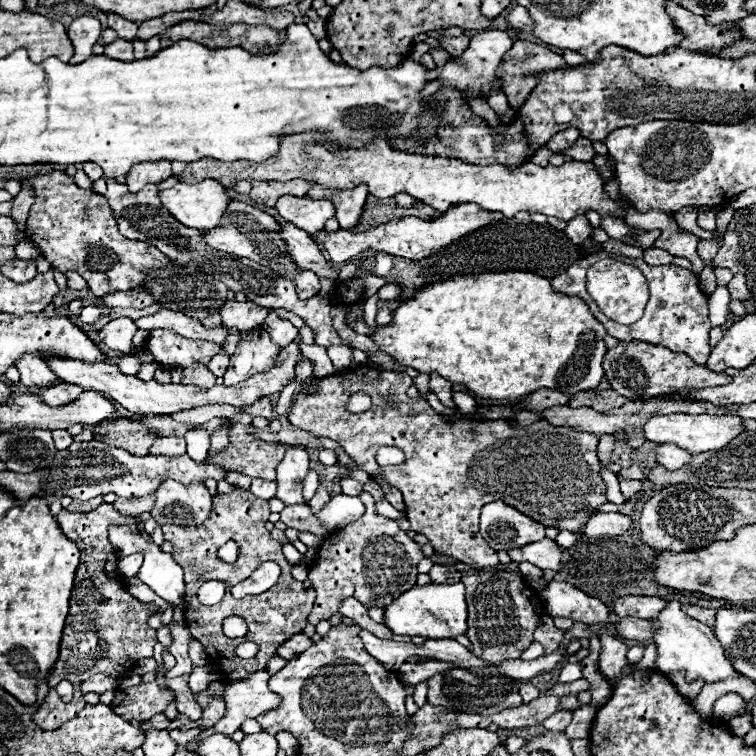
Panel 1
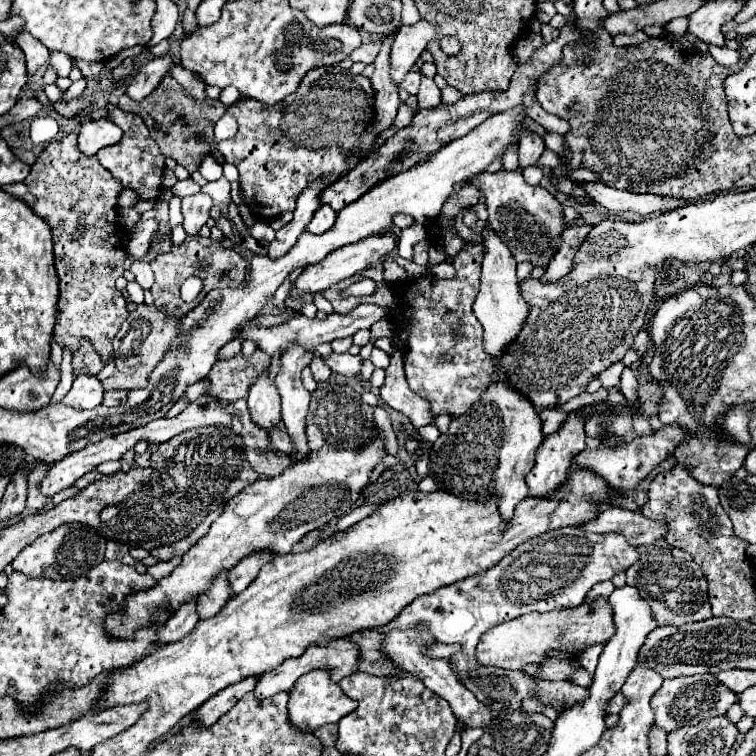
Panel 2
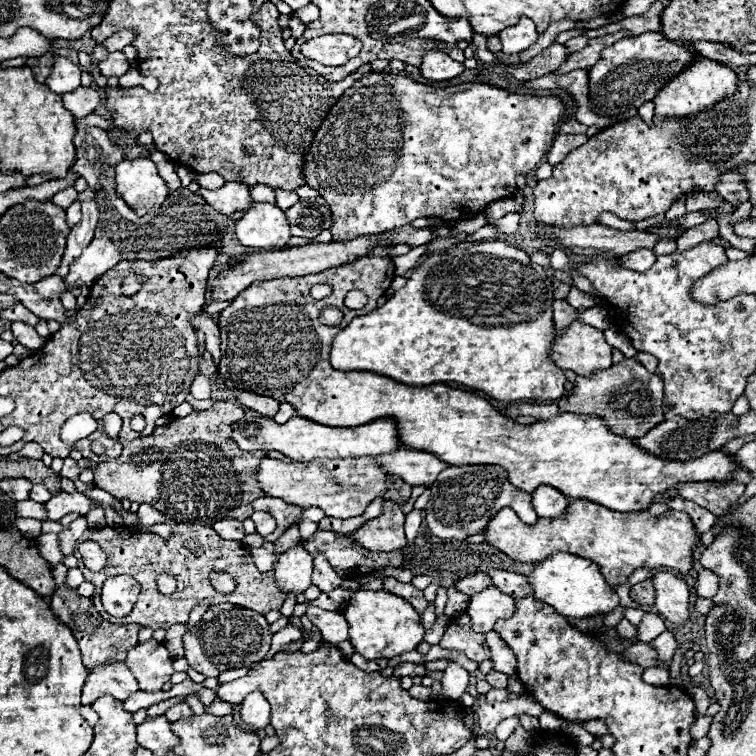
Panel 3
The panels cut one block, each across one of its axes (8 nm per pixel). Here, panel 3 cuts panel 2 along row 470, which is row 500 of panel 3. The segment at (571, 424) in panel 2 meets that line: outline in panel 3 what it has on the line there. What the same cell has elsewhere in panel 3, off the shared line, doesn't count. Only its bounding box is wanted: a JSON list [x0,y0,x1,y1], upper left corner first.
[530,486,568,518]

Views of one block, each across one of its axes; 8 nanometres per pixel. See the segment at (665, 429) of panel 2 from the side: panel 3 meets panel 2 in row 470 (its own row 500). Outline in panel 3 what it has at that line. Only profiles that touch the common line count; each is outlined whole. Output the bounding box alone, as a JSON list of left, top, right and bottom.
[214,258,734,512]

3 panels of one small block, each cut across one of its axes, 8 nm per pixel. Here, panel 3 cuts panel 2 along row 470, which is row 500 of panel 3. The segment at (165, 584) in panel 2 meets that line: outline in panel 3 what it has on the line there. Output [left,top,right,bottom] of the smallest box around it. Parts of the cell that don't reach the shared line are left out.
[258,458,386,518]

